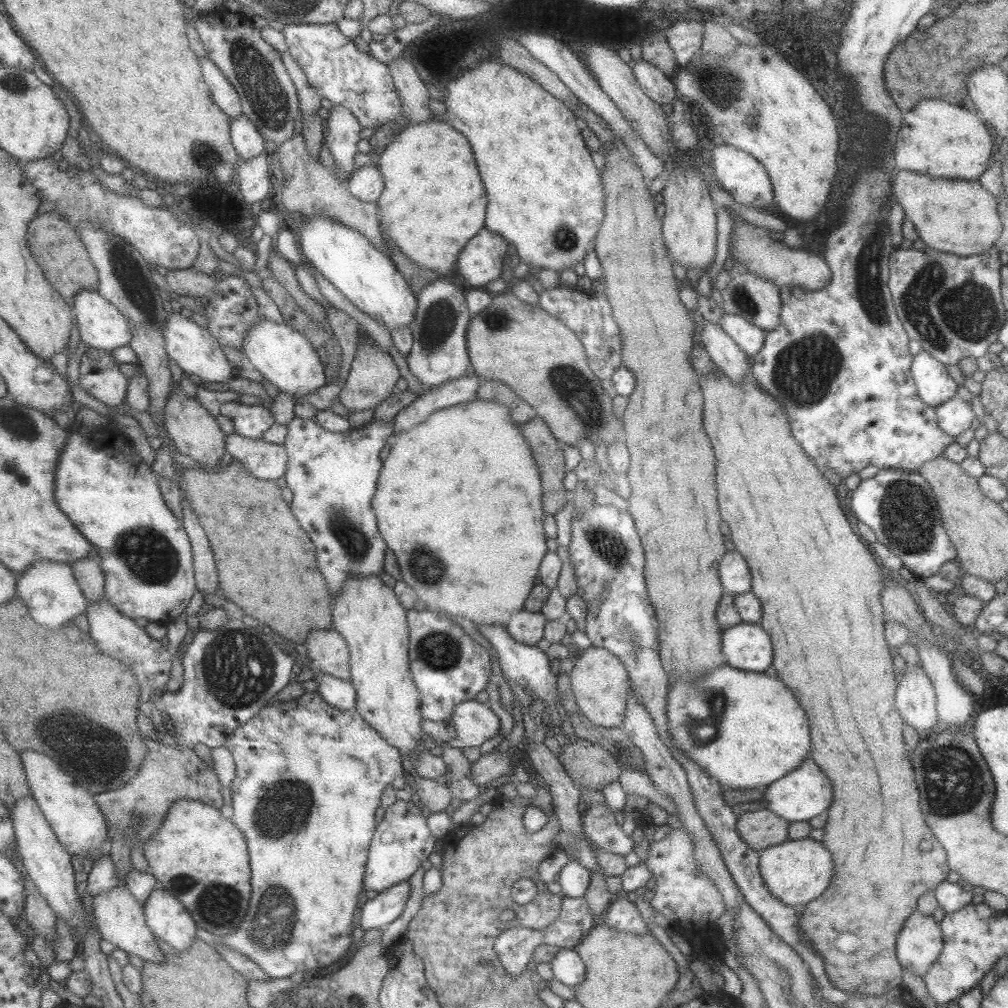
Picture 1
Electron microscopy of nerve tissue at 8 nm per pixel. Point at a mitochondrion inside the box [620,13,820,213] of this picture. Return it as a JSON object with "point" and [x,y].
{"point":[718,89]}

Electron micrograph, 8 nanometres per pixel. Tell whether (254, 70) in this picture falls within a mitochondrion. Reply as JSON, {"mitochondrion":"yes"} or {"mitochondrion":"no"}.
{"mitochondrion":"yes"}

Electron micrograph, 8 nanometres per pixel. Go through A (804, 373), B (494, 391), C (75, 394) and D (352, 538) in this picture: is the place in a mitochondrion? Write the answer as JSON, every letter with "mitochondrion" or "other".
{"A":"mitochondrion","B":"other","C":"other","D":"mitochondrion"}

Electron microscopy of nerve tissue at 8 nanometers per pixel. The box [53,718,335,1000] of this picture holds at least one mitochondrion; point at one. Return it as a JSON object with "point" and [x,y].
{"point":[273,931]}

